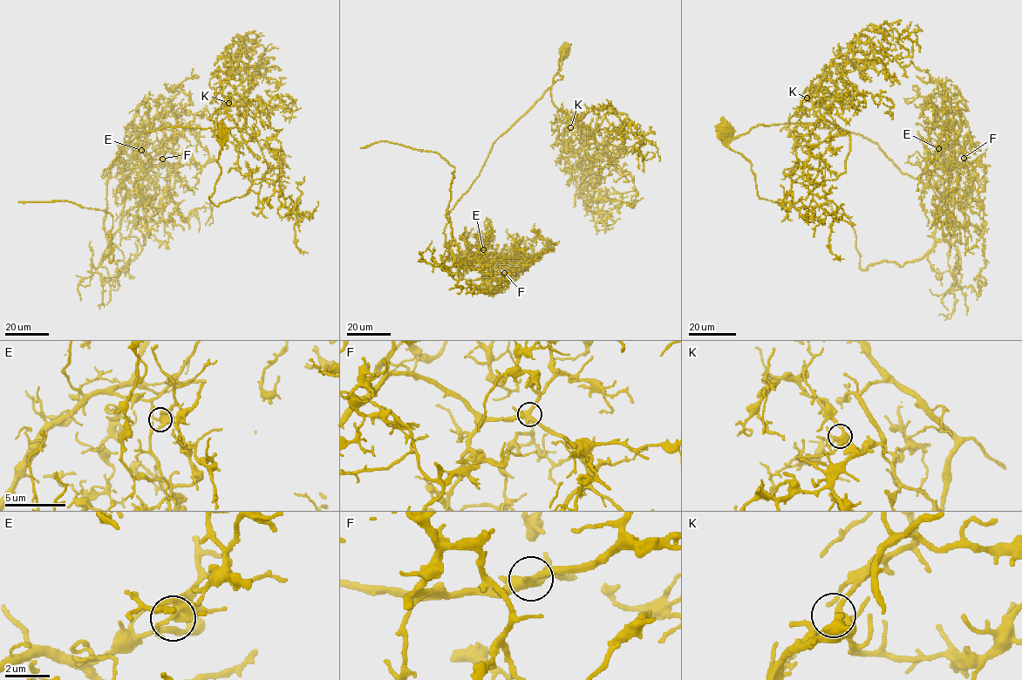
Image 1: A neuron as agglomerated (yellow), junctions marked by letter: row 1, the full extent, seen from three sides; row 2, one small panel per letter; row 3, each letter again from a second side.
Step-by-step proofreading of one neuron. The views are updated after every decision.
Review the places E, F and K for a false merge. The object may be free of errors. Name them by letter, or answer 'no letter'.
E

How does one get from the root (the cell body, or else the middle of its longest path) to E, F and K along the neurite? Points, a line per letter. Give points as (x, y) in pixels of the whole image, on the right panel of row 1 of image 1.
E: (725, 129), (739, 137), (759, 125), (840, 127), (875, 142), (914, 178), (944, 166), (943, 144), (938, 149)
F: (725, 129), (739, 137), (759, 125), (840, 127), (875, 142), (914, 178), (955, 164), (961, 150), (964, 158)
K: (725, 129), (726, 145), (751, 163), (758, 195), (786, 208), (842, 174), (849, 150), (849, 135), (807, 98)

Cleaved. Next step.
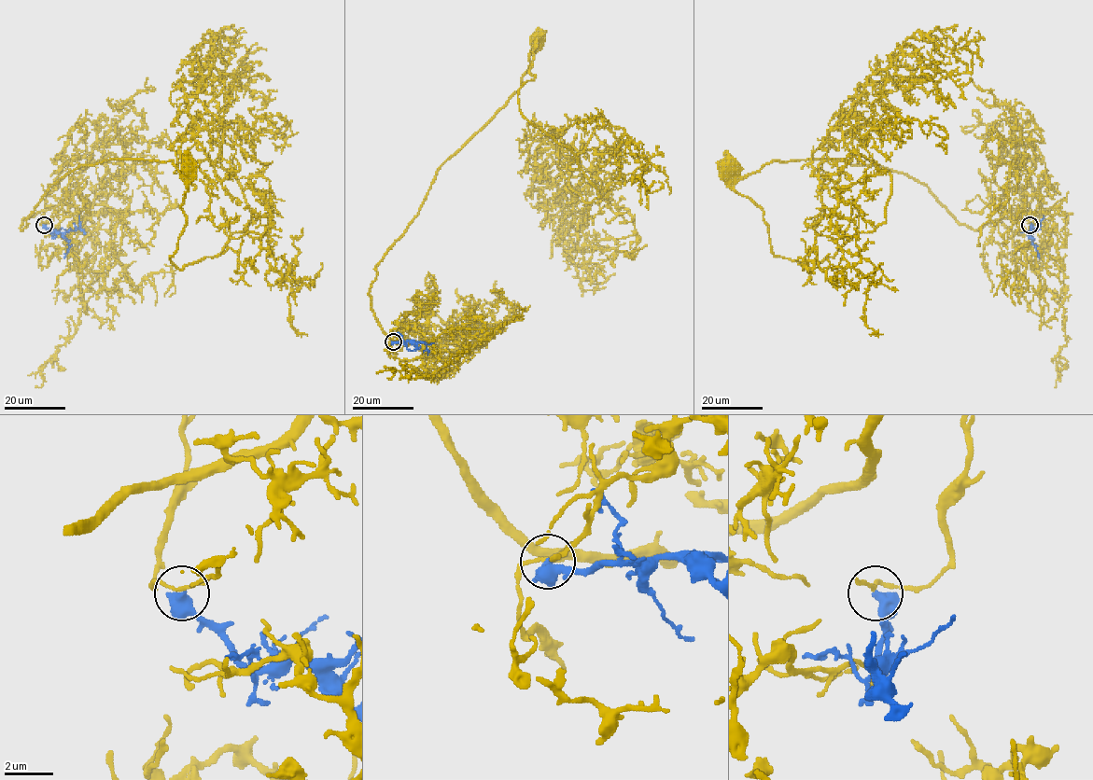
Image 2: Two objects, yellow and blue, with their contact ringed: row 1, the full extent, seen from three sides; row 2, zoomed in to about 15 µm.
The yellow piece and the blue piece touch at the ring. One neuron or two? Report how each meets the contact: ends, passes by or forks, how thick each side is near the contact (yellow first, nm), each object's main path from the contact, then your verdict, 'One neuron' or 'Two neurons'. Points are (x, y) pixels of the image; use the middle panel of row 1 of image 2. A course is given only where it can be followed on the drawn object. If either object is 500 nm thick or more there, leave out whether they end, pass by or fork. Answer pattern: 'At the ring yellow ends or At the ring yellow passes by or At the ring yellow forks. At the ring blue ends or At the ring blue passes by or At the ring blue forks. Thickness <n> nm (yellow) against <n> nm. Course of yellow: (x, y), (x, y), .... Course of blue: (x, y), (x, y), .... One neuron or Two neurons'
At the ring yellow passes by. At the ring blue passes by. Thickness 110 nm (yellow) against 400 nm. Course of yellow: (392, 341), (394, 353), (441, 345), (391, 340), (371, 308), (374, 268), (437, 170), (520, 87), (536, 41). Course of blue: (392, 341), (423, 341), (428, 350), (427, 355). Two neurons

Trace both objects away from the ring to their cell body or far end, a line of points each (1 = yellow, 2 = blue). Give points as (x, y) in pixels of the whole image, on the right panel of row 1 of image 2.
1: (1029, 224), (1040, 153), (1028, 210), (978, 229), (876, 165), (730, 167)
2: (1029, 224), (1030, 234), (1043, 215)

